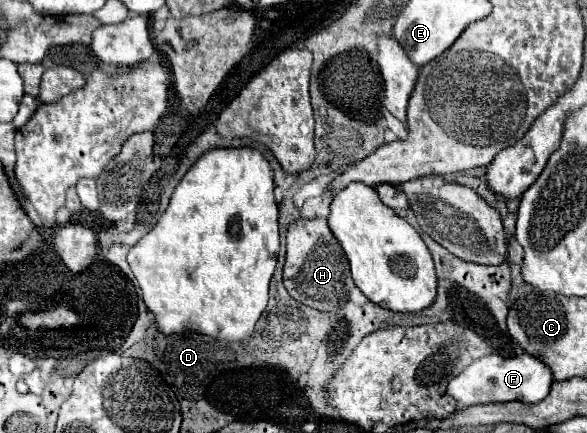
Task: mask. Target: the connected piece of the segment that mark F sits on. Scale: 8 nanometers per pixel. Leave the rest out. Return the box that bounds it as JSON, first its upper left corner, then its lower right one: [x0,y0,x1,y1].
[448,354,552,406]

